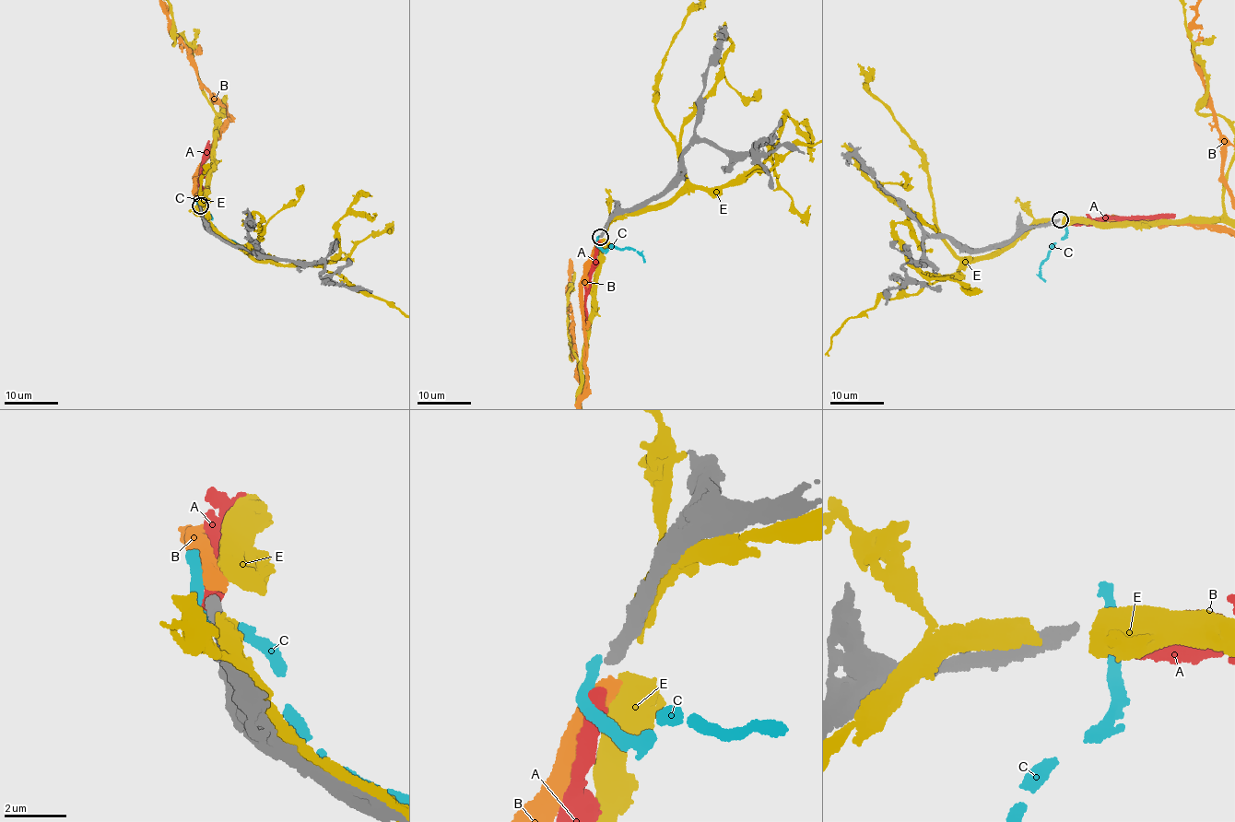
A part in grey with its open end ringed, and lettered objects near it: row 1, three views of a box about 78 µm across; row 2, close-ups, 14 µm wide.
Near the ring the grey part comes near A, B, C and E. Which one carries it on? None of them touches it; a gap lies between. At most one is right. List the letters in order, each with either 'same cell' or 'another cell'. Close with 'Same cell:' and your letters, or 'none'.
A: another cell
B: same cell
C: another cell
E: another cell
Same cell: B

